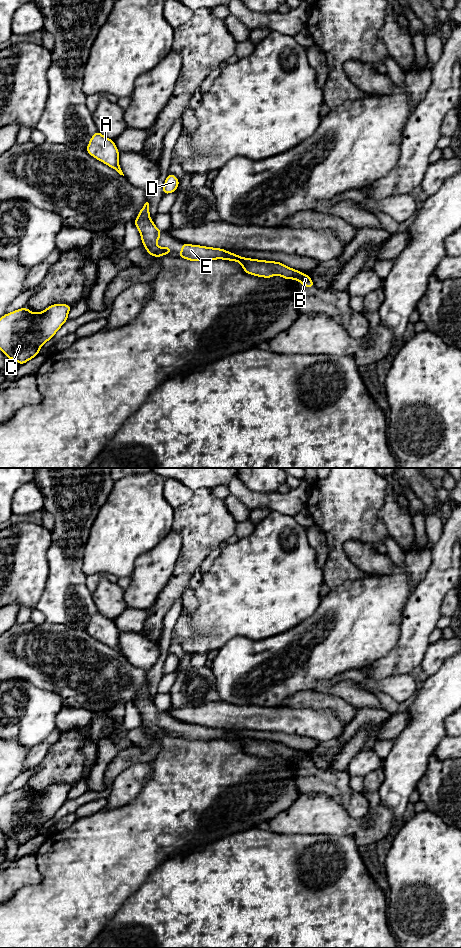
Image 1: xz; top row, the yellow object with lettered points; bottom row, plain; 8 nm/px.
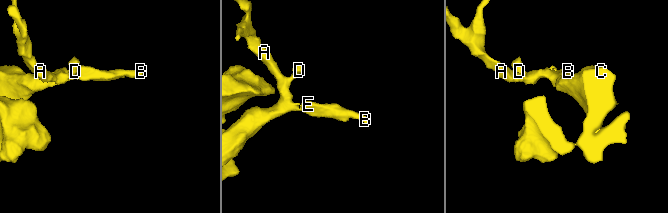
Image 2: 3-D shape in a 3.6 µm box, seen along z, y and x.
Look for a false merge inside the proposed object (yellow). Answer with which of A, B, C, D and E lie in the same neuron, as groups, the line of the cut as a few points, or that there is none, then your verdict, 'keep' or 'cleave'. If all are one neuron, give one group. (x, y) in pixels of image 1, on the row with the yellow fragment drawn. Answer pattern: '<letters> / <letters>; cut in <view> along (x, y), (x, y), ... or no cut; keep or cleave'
A B C D E; no cut; keep

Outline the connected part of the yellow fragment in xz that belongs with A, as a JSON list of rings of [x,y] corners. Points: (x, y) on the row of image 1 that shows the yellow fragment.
[[[96,131],[89,141],[86,151],[97,160],[115,169],[120,175],[123,172],[119,166],[119,150],[114,140],[109,139]]]

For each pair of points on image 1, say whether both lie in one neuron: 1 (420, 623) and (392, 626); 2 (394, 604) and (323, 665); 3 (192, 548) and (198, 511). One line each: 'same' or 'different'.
1: different
2: same
3: same

